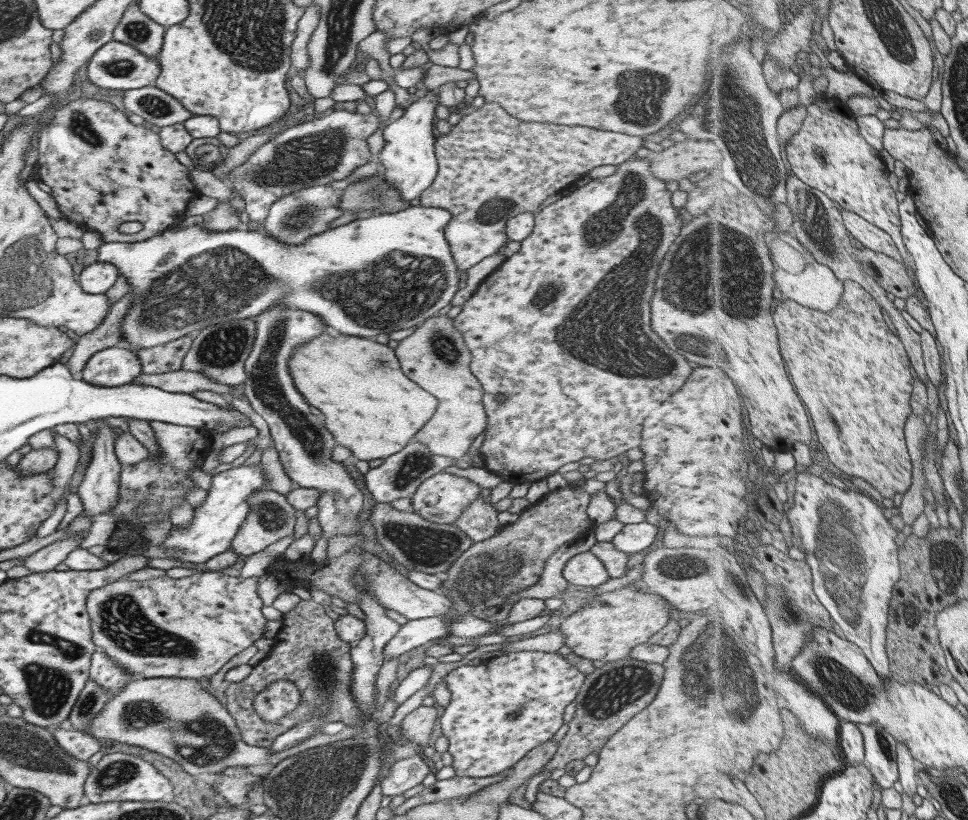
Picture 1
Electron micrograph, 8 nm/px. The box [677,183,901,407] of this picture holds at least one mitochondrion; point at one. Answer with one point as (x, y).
(815, 217)

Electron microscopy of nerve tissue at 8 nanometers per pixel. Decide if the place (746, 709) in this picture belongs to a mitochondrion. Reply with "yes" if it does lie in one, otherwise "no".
yes

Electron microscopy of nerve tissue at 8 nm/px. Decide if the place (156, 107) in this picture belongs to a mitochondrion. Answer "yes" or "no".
yes

